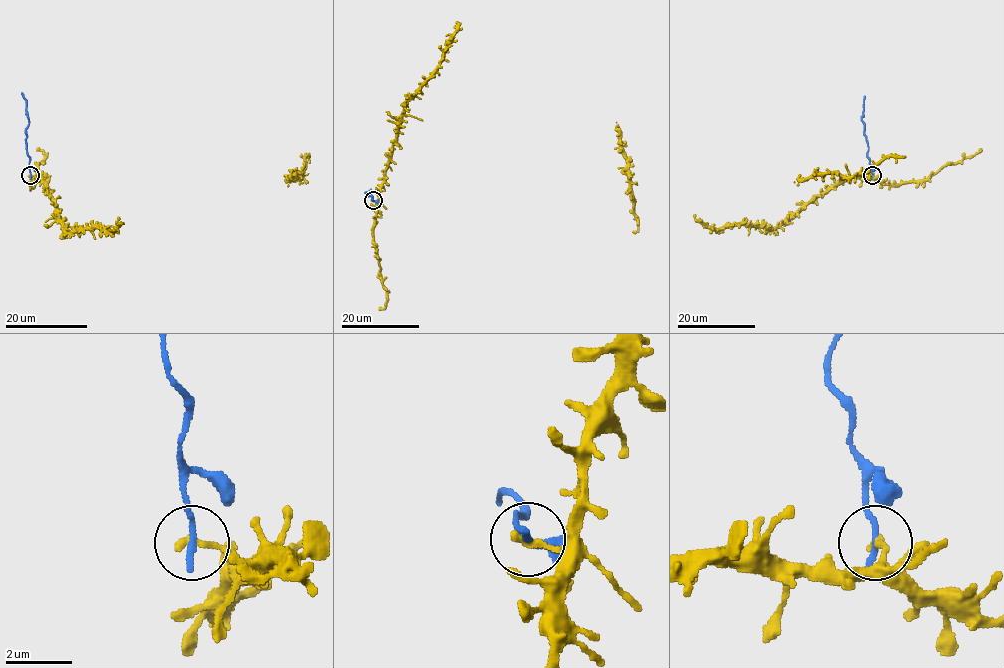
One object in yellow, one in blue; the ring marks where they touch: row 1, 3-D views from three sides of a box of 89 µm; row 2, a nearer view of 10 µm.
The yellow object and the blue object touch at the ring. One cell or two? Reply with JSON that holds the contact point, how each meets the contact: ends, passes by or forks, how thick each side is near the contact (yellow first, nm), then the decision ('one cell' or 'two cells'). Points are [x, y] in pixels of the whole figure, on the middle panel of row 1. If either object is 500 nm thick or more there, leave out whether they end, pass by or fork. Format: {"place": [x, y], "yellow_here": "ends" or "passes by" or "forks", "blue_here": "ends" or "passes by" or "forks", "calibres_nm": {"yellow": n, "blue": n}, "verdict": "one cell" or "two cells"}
{"place": [373, 200], "yellow_here": "ends", "blue_here": "ends", "calibres_nm": {"yellow": 240, "blue": 220}, "verdict": "two cells"}

